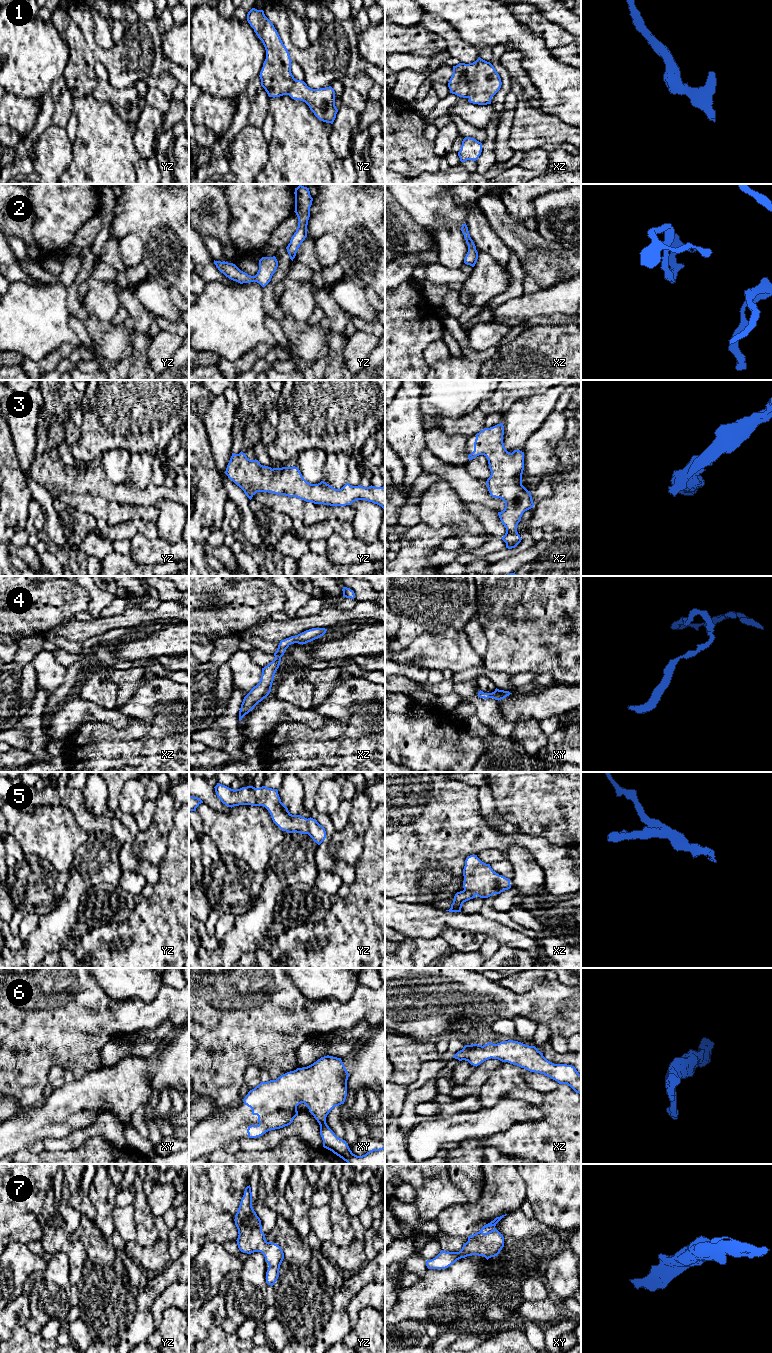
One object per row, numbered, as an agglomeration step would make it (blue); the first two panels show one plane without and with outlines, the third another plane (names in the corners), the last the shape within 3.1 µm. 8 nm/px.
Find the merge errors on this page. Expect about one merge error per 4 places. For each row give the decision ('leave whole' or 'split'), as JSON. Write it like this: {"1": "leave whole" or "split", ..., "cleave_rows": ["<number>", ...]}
{"1": "leave whole", "2": "leave whole", "3": "leave whole", "4": "leave whole", "5": "leave whole", "6": "leave whole", "7": "leave whole", "cleave_rows": []}

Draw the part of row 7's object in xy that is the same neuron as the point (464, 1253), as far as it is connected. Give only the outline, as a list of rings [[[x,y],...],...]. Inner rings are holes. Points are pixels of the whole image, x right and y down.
[[[506,1215],[496,1217],[479,1232],[468,1236],[468,1241],[459,1252],[441,1250],[435,1258],[426,1261],[427,1268],[446,1269],[457,1260],[472,1255],[484,1256],[487,1260],[497,1256],[504,1247],[504,1237],[495,1226]]]

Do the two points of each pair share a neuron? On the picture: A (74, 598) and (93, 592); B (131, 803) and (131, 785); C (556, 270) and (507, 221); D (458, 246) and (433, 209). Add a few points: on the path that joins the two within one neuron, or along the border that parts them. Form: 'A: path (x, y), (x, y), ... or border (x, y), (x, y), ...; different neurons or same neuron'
A: border (79, 586), (87, 593), (88, 610); different neurons
B: path (131, 799), (131, 789); same neuron
C: path (544, 259), (518, 233); same neuron
D: path (449, 237), (432, 218); same neuron

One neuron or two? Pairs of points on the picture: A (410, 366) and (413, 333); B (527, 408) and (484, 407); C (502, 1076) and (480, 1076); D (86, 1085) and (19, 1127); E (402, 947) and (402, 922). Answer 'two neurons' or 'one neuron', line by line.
A: one neuron
B: two neurons
C: two neurons
D: one neuron
E: two neurons

